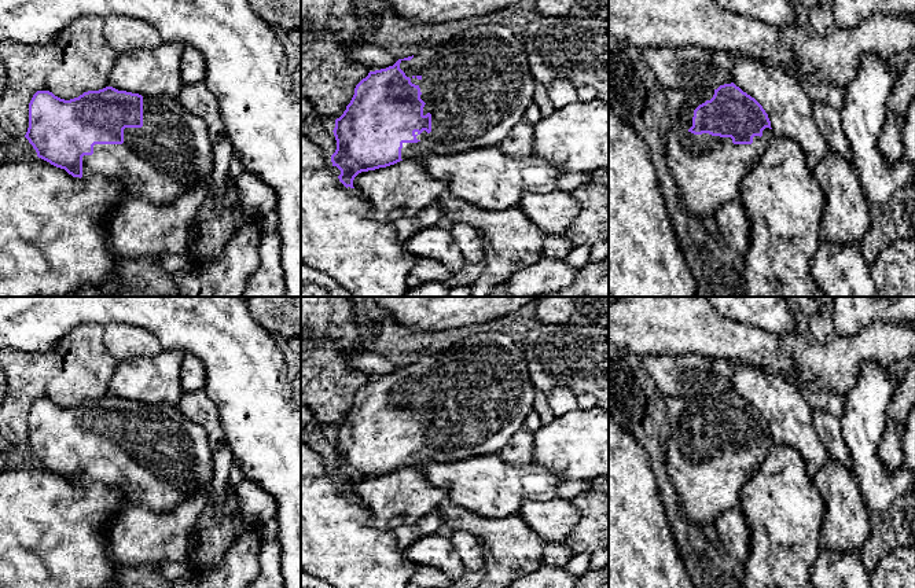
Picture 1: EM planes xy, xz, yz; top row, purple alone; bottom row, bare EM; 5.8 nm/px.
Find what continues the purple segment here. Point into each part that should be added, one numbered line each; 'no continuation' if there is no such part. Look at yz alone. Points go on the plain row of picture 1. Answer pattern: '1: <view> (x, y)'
1: yz (708, 478)

